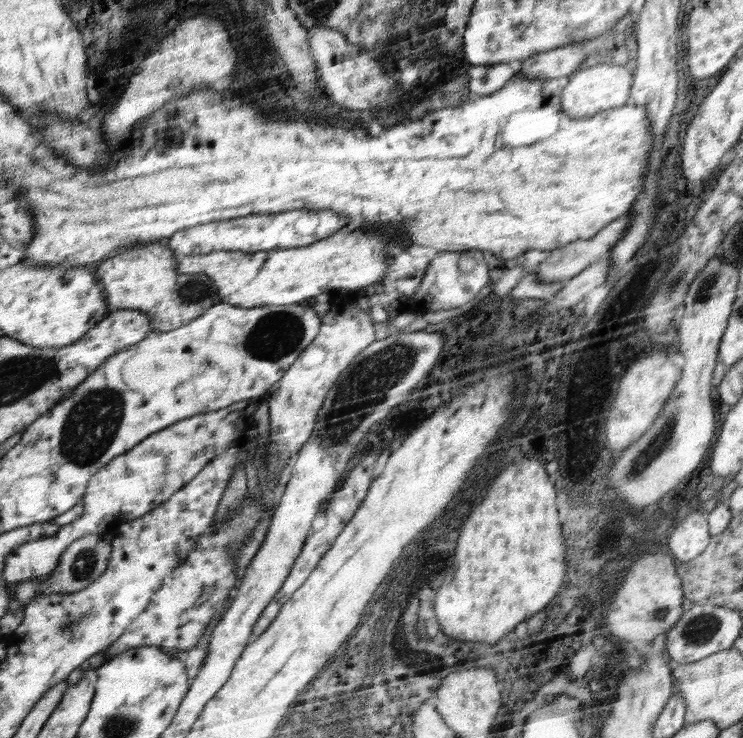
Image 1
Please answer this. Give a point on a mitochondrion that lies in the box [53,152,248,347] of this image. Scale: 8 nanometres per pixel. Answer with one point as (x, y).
(192, 291)

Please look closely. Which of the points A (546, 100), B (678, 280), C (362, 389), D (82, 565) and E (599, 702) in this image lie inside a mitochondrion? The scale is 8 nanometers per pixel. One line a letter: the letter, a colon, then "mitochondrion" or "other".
A: other
B: mitochondrion
C: mitochondrion
D: mitochondrion
E: other

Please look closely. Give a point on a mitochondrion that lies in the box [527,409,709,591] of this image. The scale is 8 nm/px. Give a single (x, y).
(639, 464)

